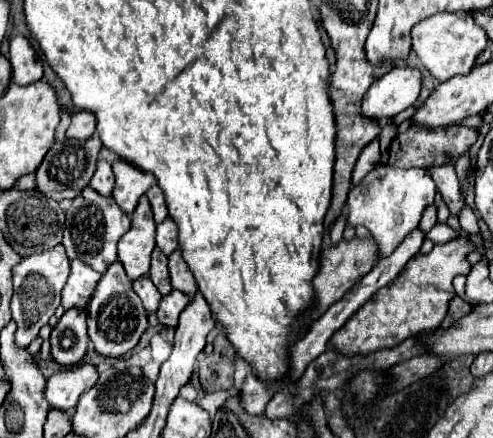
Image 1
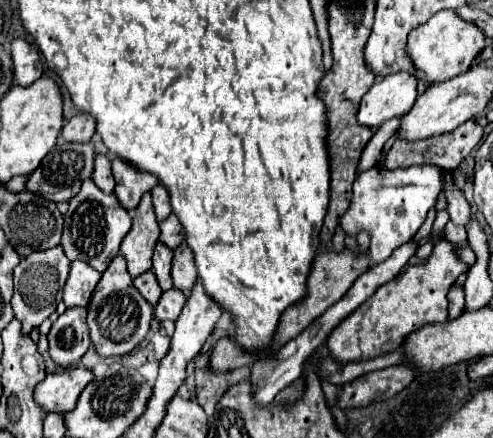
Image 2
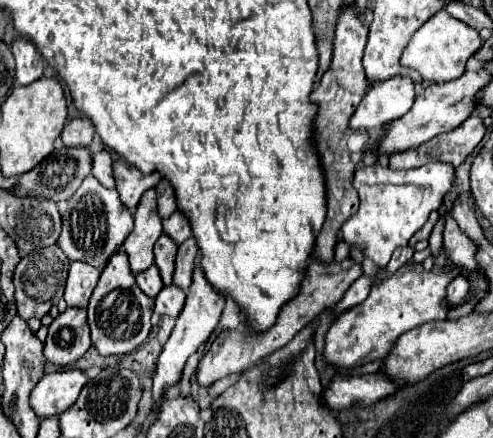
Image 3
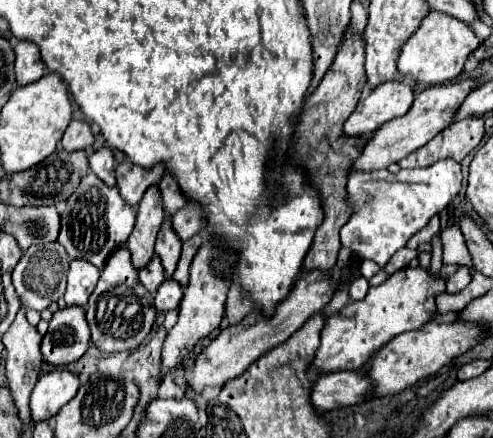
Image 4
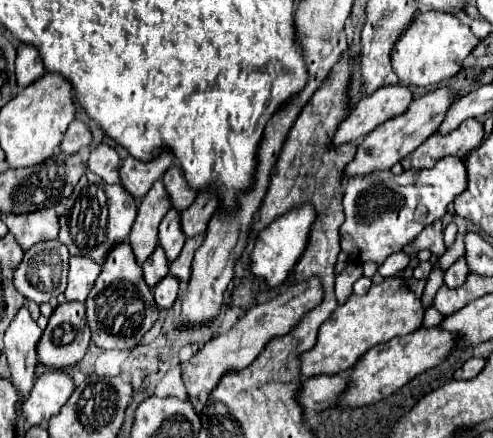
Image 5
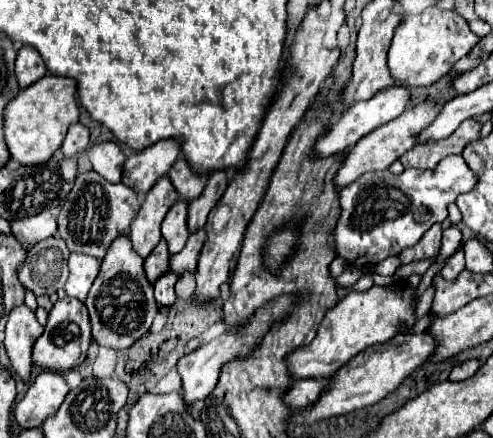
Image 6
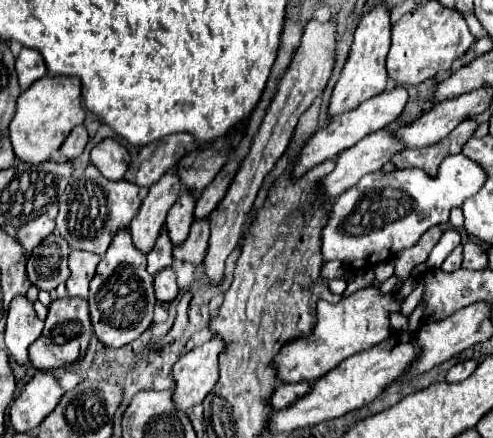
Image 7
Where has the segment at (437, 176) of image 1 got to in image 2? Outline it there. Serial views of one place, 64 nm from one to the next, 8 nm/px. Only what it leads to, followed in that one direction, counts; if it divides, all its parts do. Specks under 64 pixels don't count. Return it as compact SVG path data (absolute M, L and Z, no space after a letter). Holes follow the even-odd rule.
M444 170L444 194L446 194L446 200L448 200L448 212L450 212L450 220L454 224L462 224L466 226L468 220L470 220L470 206L464 198L464 192L454 184L454 178L452 178L452 172L450 170Z

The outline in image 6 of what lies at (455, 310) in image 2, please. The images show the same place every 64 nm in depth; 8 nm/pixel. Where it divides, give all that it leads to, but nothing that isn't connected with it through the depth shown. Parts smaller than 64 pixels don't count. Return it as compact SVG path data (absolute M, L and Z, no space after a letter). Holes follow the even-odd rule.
M456 250L452 256L450 256L450 260L446 262L446 266L442 268L442 276L446 278L446 280L456 280L456 276L460 274L464 270L464 252L462 250Z

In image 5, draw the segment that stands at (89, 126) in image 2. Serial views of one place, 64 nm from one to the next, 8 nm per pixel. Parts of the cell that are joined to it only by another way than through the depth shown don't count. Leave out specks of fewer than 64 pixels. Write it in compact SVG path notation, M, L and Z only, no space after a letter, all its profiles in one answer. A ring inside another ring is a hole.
M74 120L68 130L66 130L66 136L60 144L60 148L66 152L66 154L76 154L80 148L84 146L90 146L92 142L92 134L90 134L90 128L80 122L80 120Z

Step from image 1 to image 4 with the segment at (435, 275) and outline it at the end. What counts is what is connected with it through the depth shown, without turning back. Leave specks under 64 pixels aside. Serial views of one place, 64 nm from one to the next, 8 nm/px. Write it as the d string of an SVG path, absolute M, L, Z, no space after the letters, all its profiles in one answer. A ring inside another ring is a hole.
M408 266L394 272L380 286L370 286L368 296L358 302L346 304L336 316L328 318L322 330L322 344L316 352L312 370L340 372L360 370L384 344L402 332L422 328L436 314L436 296L446 290L446 280L432 276L420 266Z

